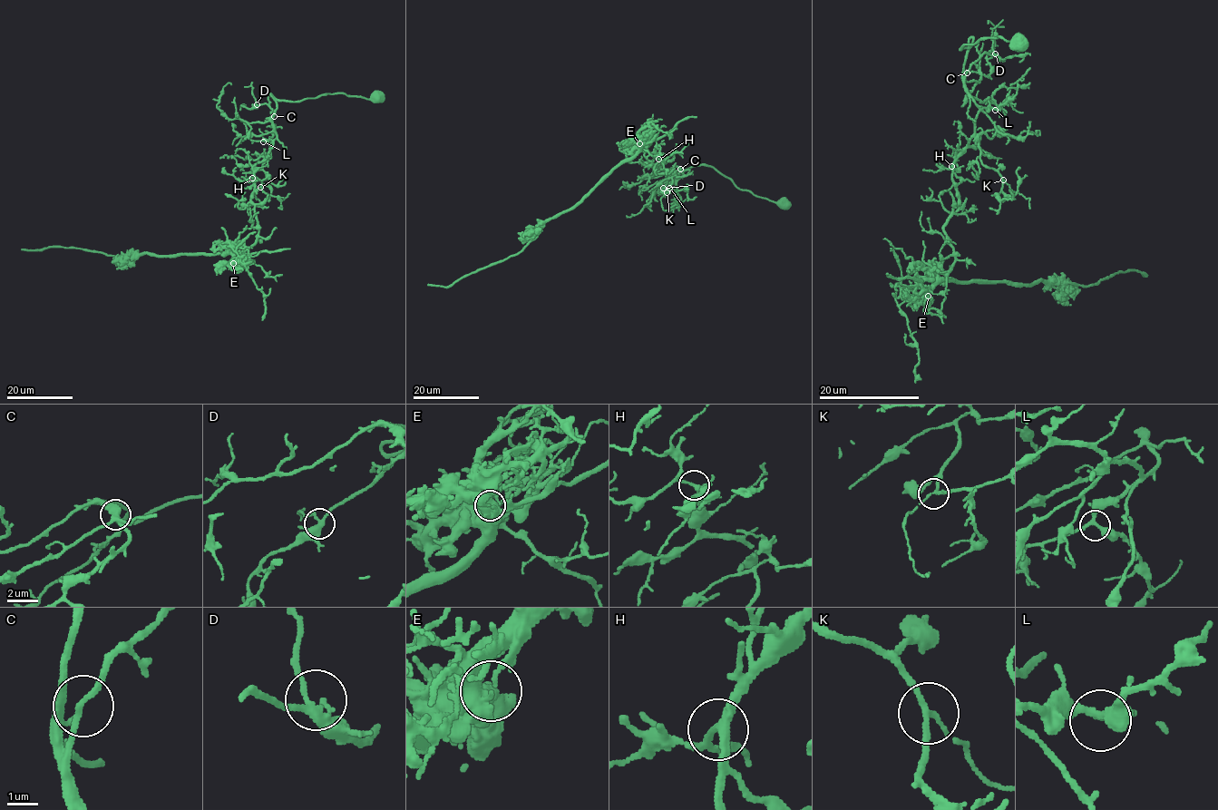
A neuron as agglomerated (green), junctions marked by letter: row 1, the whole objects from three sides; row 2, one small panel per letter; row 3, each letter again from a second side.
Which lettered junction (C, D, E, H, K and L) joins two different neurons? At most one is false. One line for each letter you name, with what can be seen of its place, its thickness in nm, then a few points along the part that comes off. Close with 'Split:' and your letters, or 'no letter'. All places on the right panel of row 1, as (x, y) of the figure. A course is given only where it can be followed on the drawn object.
E: (928, 296) | 160 nm | (928, 296), (933, 271), (954, 263), (951, 169), (979, 110), (960, 50), (1020, 38)
Split: E

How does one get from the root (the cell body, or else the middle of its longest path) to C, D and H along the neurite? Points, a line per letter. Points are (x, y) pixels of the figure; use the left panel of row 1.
C: (376, 98), (336, 92), (294, 102), (276, 99), (274, 116)
D: (376, 98), (336, 92), (294, 102), (276, 99), (273, 116), (275, 112), (267, 104), (257, 104)
H: (376, 98), (336, 92), (294, 102), (276, 99), (272, 120), (276, 138), (268, 153), (254, 166), (252, 178)

